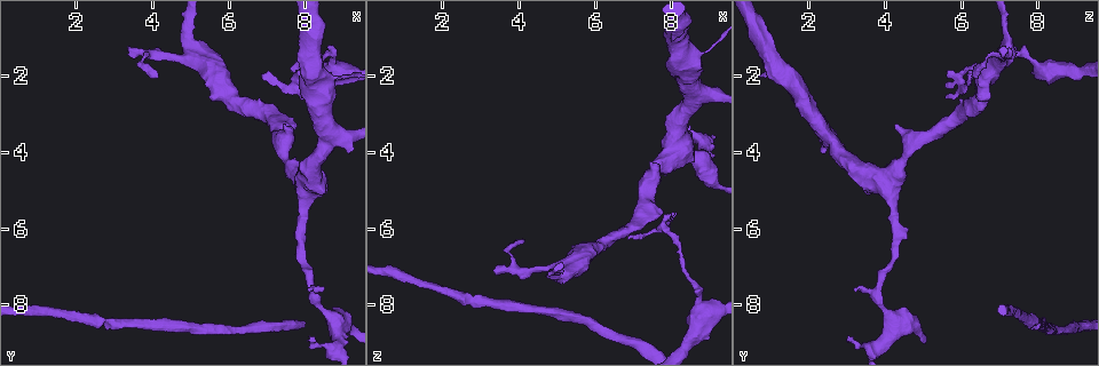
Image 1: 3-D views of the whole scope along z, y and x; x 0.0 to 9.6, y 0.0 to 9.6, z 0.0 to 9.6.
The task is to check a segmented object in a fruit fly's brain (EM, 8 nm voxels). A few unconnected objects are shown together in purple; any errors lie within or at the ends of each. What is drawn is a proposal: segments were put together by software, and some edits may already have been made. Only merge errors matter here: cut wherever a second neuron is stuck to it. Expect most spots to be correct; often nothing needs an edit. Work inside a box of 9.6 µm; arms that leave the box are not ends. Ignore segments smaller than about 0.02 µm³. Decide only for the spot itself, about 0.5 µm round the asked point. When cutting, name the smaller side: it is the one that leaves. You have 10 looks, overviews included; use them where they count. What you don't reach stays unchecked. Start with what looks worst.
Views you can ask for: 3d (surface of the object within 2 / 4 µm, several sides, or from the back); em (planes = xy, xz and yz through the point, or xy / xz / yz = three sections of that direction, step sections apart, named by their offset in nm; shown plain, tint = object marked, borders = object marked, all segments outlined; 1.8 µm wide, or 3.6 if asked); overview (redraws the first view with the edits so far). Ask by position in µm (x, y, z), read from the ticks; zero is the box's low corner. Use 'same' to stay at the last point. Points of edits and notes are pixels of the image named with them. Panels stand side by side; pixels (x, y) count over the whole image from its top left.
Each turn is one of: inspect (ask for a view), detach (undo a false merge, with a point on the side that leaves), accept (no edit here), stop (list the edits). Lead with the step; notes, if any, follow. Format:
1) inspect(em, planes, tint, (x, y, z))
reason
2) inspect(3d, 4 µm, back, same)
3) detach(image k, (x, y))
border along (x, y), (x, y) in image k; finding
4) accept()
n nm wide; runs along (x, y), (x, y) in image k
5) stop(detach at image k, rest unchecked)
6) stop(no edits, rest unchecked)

inspect(3d, 2 µm, (7.80, 2.00, 6.00))
abrupt turn

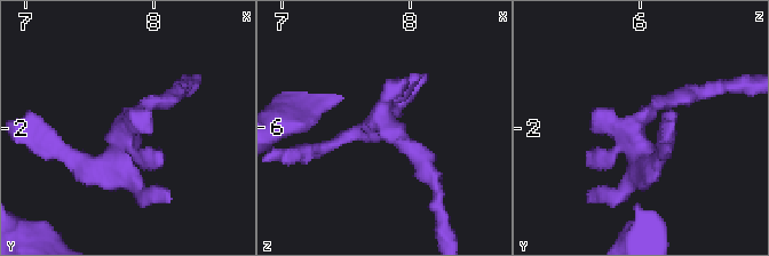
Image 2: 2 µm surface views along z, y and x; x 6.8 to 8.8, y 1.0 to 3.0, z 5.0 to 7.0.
inspect(em, yz, step 4, tint, (7.80, 2.04, 5.92))

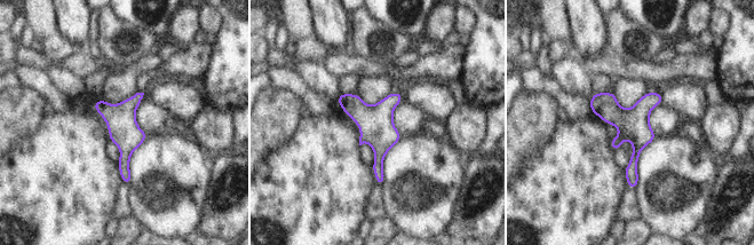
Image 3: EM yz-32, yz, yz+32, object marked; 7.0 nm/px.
inspect(em, planes, tint, same)
cut it another way

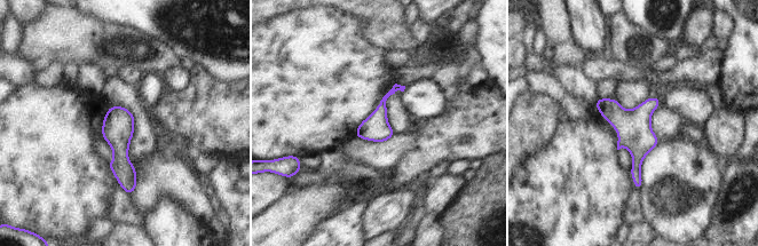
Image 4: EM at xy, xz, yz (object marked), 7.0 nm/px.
accept()
continuous, no second neuron

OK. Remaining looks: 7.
inspect(em, 3.6 µm, planes, borders, (8.85, 8.45, 4.20))
three arms meet

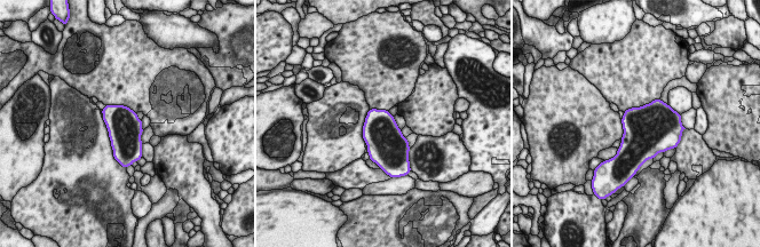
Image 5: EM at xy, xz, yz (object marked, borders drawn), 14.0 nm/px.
accept()
continuous, no second neuron

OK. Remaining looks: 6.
inspect(em, xz, step 8, tint, (8.75, 1.45, 7.70))
sharp bend

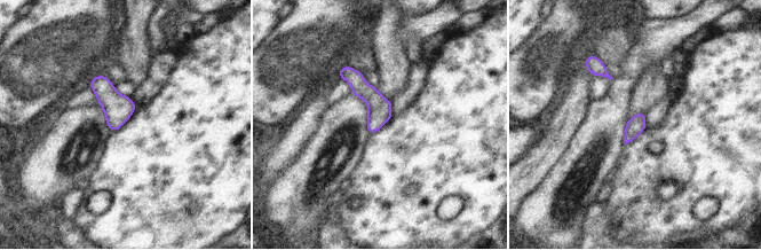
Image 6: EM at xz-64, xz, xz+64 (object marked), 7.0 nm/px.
accept()
140 nm wide; runs along (345, 69), (374, 100), (373, 130) in image 6; all the same neuron

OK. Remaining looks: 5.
inspect(em, planes, tint, (3.95, 1.45, 7.15))
abrupt turn

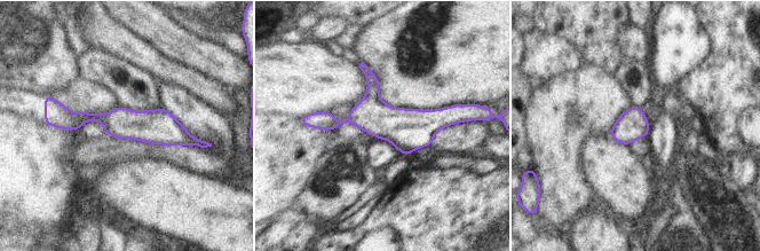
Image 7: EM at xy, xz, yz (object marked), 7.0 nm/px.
accept()
continuous, no second neuron

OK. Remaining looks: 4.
stop(no edits, rest unchecked)

